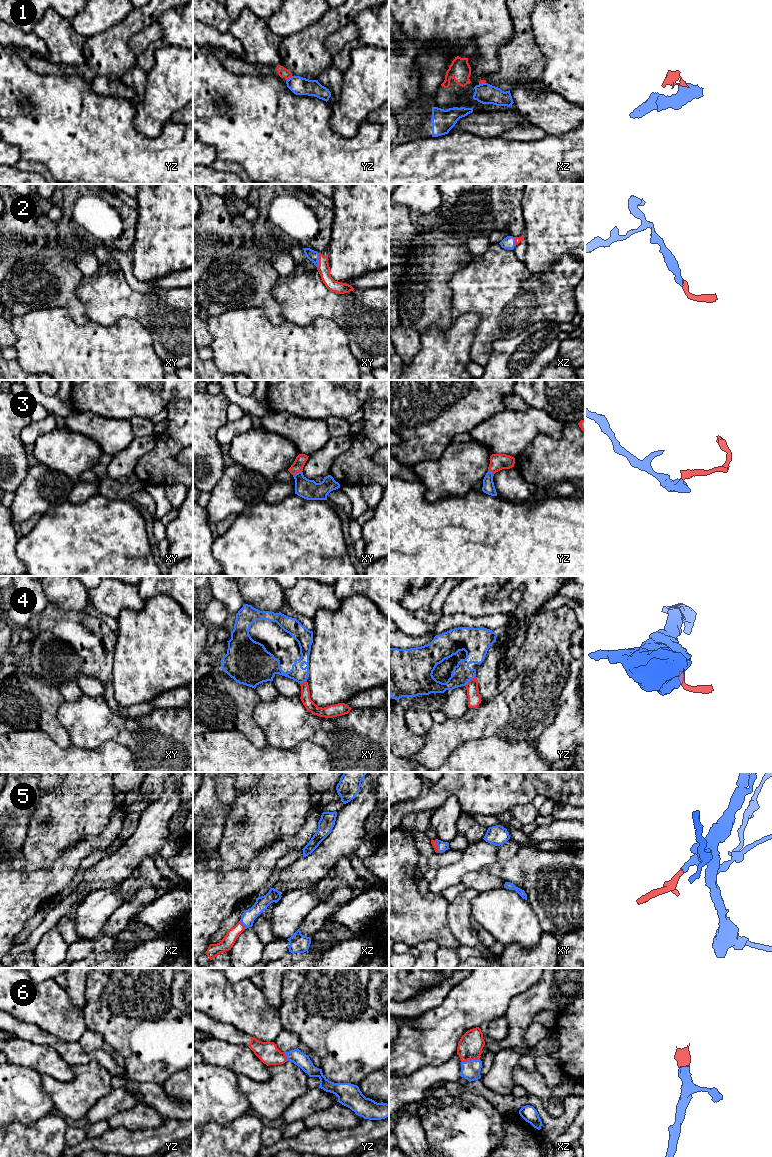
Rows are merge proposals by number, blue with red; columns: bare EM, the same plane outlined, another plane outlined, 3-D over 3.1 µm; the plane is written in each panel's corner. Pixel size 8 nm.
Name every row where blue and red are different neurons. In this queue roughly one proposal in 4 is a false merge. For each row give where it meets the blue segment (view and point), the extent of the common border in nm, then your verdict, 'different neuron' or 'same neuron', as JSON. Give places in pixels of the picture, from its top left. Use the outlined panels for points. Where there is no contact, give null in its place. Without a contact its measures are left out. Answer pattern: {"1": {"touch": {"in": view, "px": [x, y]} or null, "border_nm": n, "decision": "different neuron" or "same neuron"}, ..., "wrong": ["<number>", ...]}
{"1": {"touch": {"in": "yz", "px": [289, 78]}, "border_nm": 70, "decision": "different neuron"}, "2": {"touch": {"in": "xy", "px": [318, 261]}, "border_nm": 110, "decision": "same neuron"}, "3": {"touch": {"in": "xy", "px": [298, 472]}, "border_nm": 80, "decision": "same neuron"}, "4": {"touch": {"in": "yz", "px": [469, 680]}, "border_nm": 120, "decision": "different neuron"}, "5": {"touch": {"in": "xy", "px": [438, 846]}, "border_nm": 110, "decision": "same neuron"}, "6": {"touch": {"in": "xz", "px": [470, 1060]}, "border_nm": 150, "decision": "same neuron"}, "wrong": ["1", "4"]}

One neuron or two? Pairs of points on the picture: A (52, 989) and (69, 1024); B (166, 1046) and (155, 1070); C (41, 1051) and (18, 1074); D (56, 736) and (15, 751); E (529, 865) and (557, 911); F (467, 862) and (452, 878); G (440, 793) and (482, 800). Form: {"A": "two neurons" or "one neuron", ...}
{"A": "one neuron", "B": "one neuron", "C": "two neurons", "D": "two neurons", "E": "one neuron", "F": "one neuron", "G": "one neuron"}

